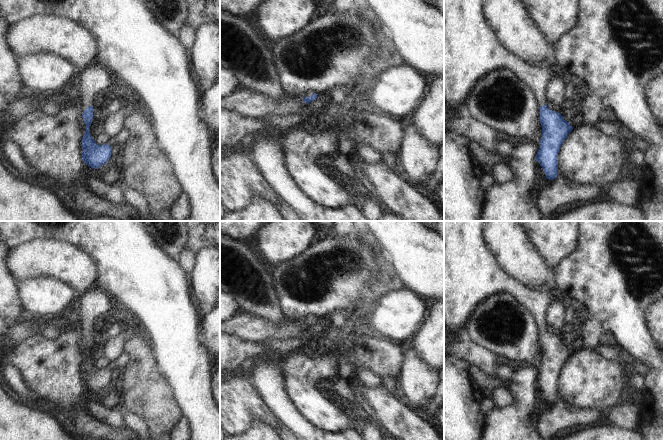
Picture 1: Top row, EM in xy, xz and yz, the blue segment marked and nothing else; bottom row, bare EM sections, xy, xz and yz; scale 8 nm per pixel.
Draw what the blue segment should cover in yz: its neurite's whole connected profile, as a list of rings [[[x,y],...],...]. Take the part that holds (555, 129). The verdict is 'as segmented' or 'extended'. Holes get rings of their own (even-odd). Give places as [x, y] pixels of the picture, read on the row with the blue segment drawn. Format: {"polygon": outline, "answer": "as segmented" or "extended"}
{"polygon": [[[444,0],[444,102],[450,106],[449,110],[452,112],[457,109],[459,105],[465,104],[473,92],[475,84],[483,76],[495,69],[504,67],[511,68],[513,72],[531,88],[540,106],[542,135],[539,142],[540,147],[535,156],[535,160],[538,161],[542,167],[546,179],[554,180],[558,173],[558,153],[560,147],[574,128],[569,122],[564,120],[561,114],[552,111],[547,107],[546,88],[555,78],[555,73],[552,68],[534,66],[532,63],[526,62],[505,48],[497,39],[484,15],[483,2],[484,0]]], "answer": "extended"}

